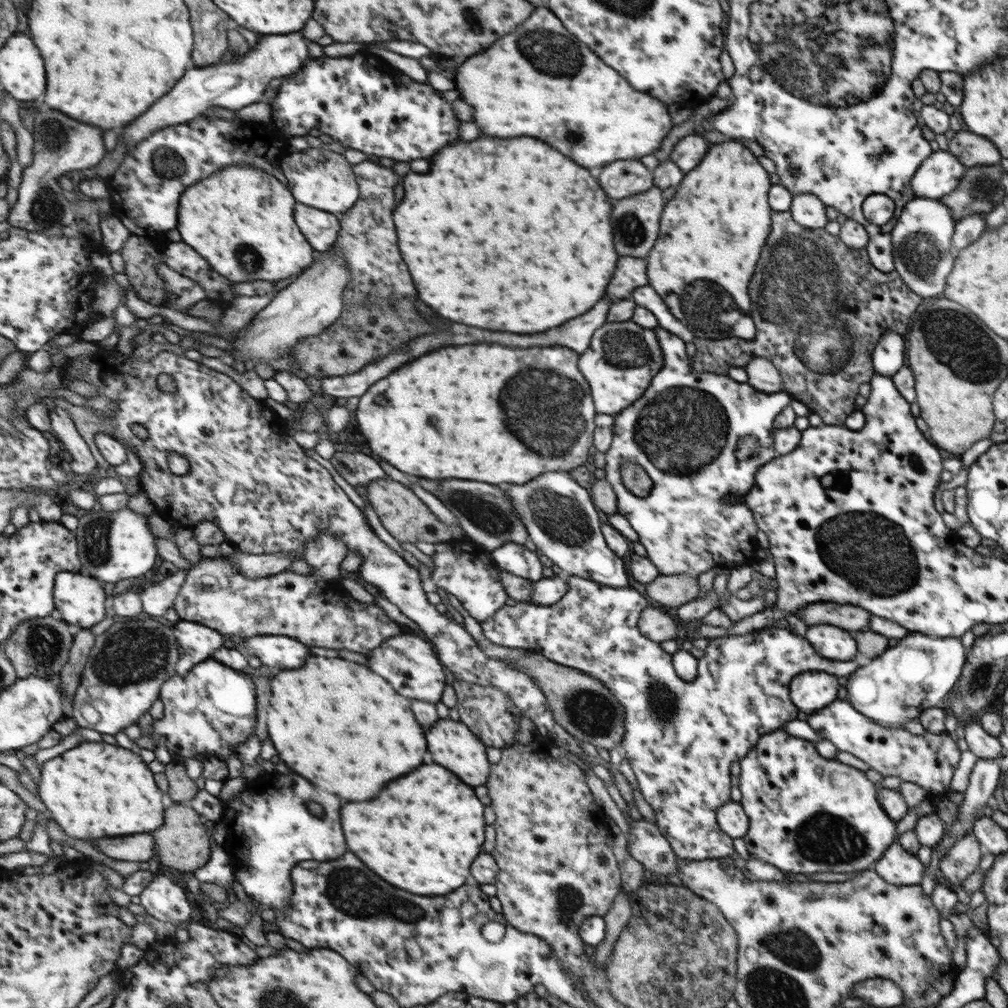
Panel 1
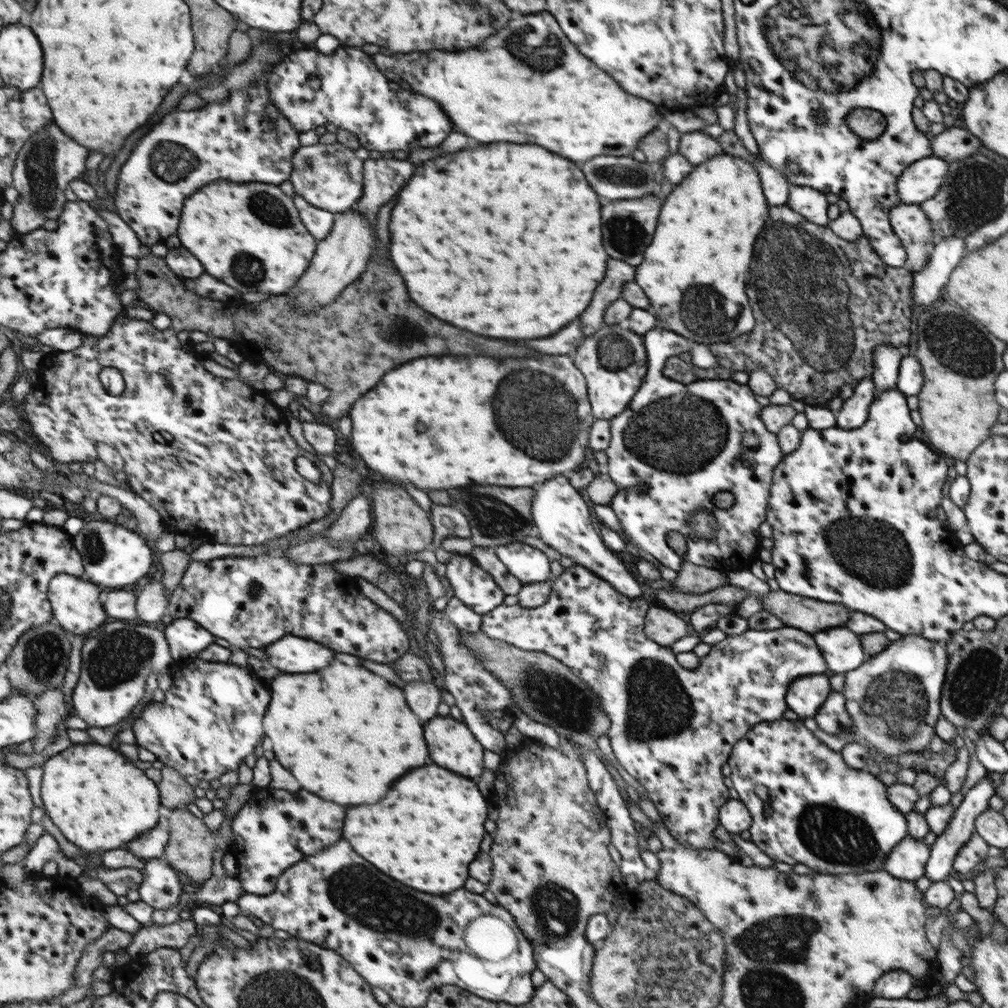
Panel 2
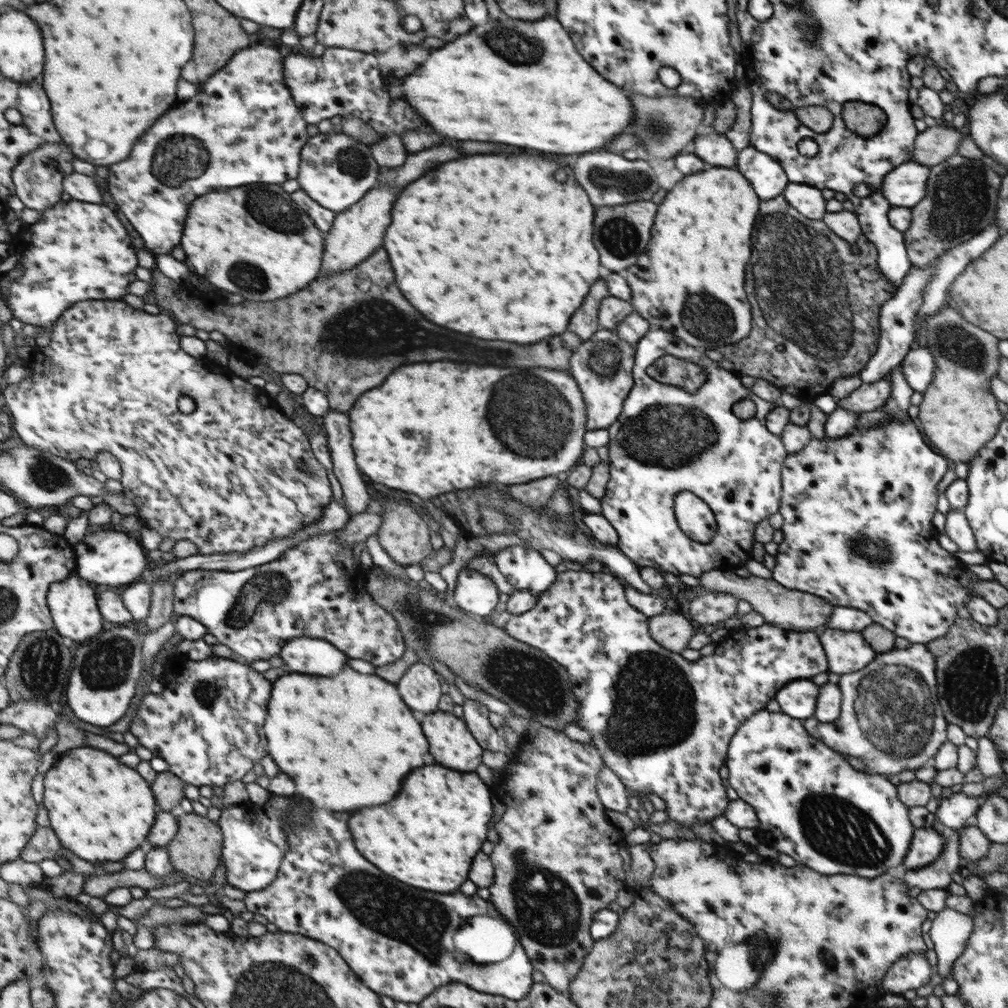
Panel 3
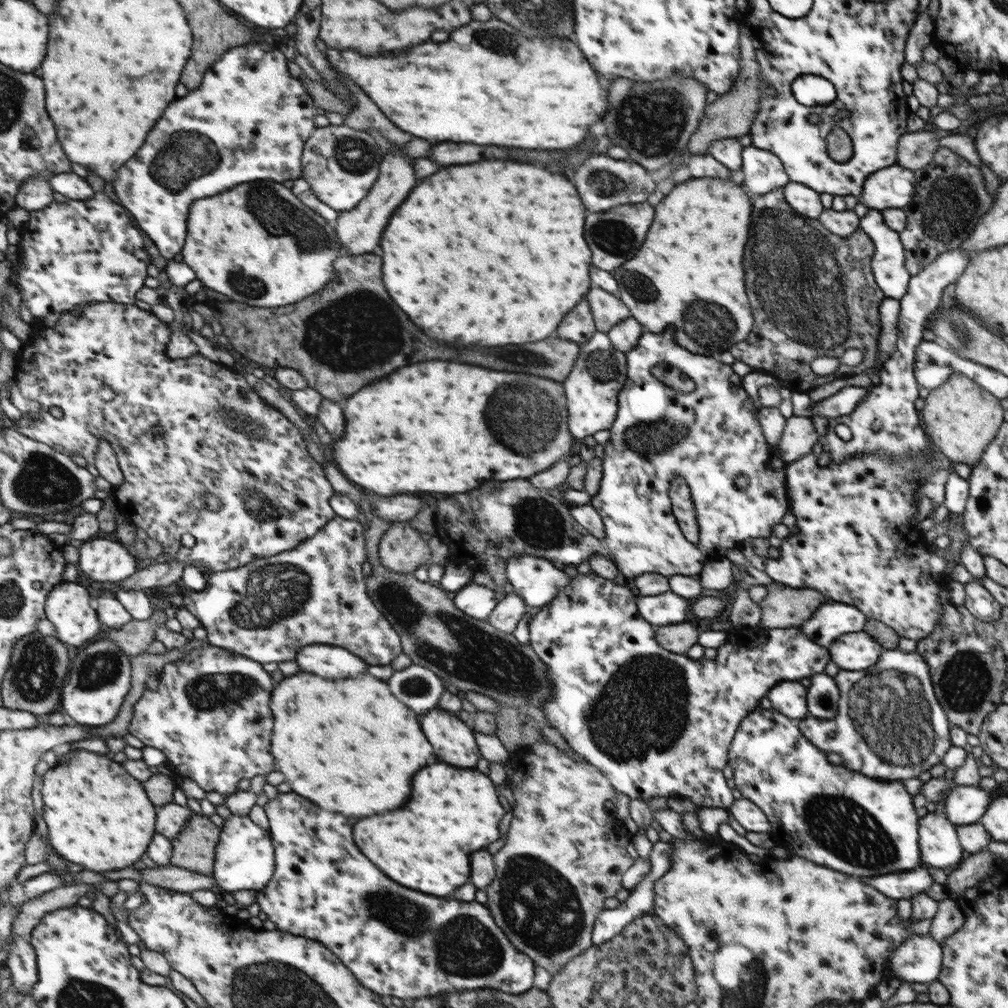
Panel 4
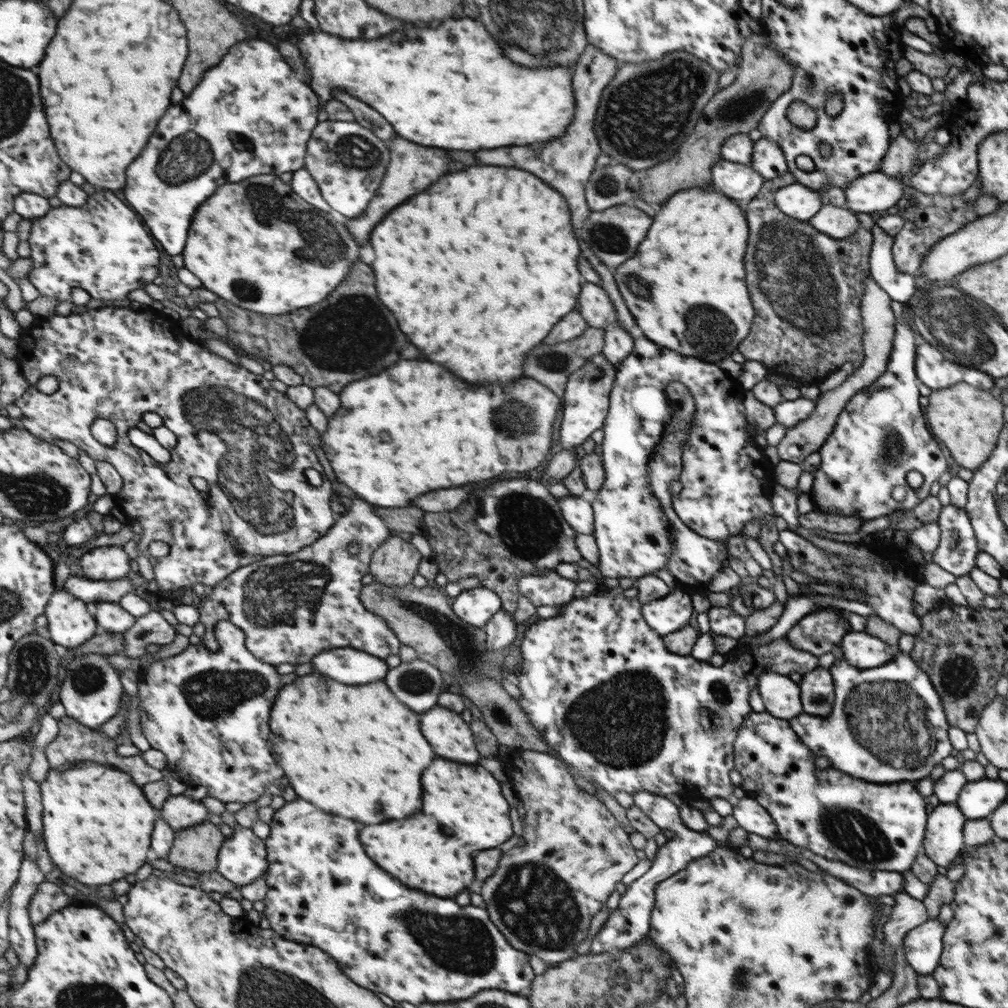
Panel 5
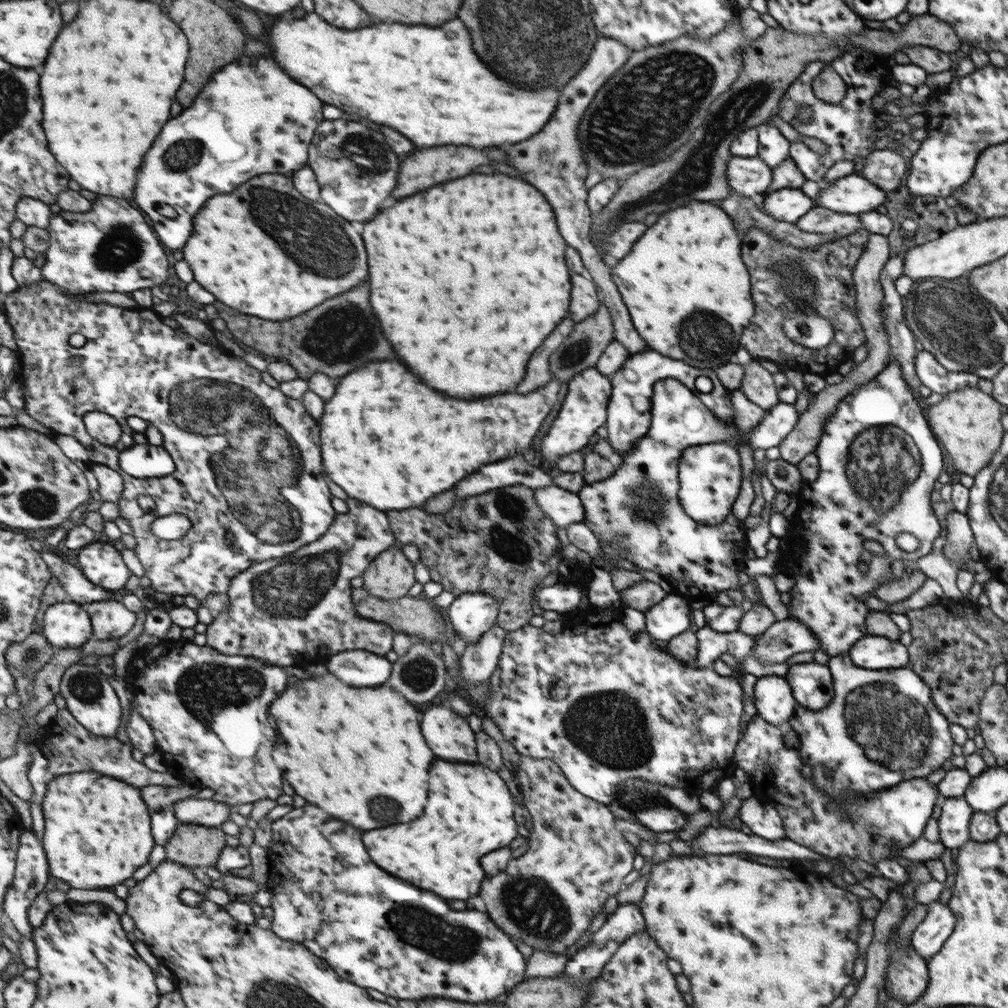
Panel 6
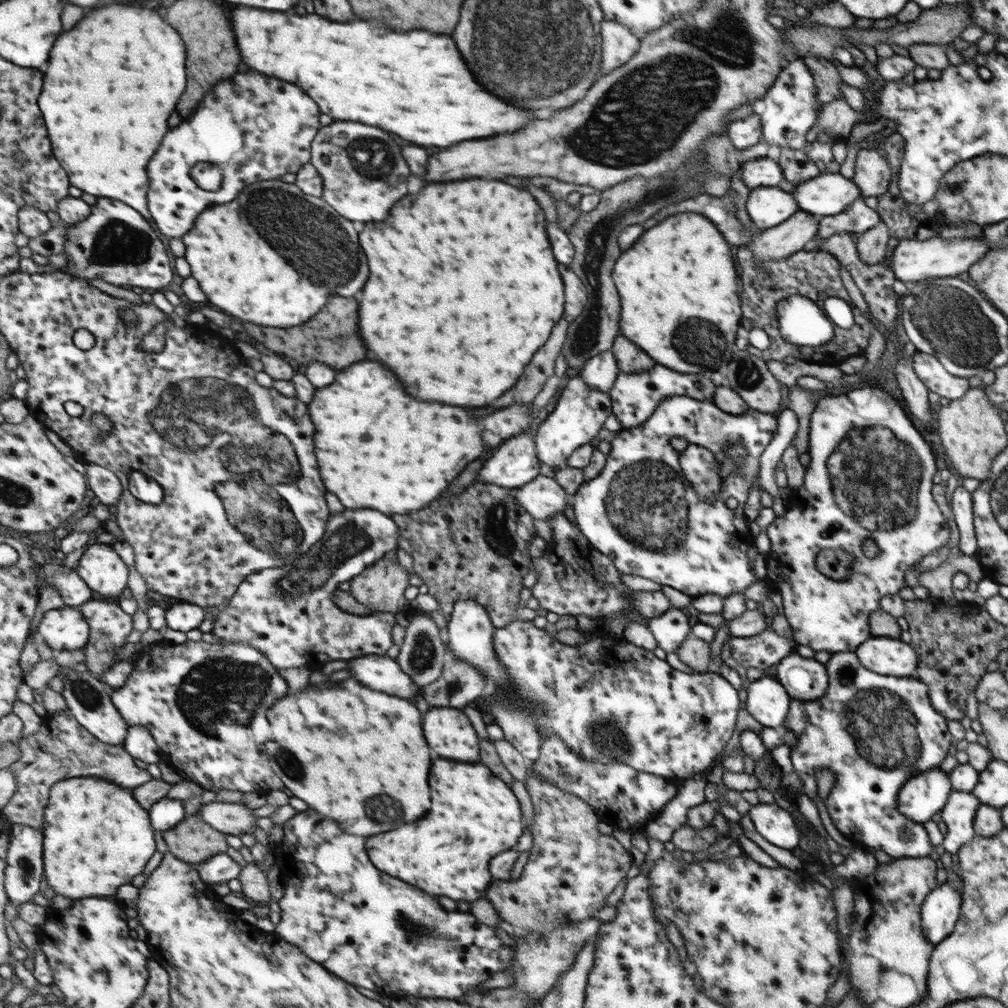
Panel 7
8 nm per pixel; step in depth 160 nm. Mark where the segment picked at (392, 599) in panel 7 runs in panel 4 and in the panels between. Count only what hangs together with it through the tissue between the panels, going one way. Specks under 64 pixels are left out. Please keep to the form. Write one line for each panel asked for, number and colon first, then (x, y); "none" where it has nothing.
4: (402, 549)
5: (396, 562)
6: (391, 575)

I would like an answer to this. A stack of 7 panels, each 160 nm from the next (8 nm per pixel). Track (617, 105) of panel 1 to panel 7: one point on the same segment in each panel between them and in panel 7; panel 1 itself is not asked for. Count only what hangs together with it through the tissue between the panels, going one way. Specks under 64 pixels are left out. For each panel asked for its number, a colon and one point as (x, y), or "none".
2: (558, 99)
3: (524, 83)
4: (488, 84)
5: (450, 87)
6: (427, 83)
7: (415, 84)

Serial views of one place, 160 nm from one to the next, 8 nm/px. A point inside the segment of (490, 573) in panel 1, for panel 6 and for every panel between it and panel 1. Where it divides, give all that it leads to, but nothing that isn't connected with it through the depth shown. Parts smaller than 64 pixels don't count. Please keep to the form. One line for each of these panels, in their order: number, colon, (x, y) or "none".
2: (475, 588)
3: (474, 593)
4: (474, 601)
5: (475, 606)
6: (471, 614)

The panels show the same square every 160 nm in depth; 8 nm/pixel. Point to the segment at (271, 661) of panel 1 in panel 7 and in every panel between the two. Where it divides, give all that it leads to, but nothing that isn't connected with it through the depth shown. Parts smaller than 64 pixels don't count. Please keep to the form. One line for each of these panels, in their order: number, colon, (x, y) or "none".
2: (292, 654)
3: (309, 655)
4: (333, 662)
5: (350, 666)
6: (358, 668)
7: (381, 672)

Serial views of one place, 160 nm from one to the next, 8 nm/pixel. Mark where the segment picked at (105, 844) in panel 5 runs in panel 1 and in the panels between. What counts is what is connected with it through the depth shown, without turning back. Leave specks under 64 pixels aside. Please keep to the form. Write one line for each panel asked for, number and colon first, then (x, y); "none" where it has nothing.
1: (95, 790)
2: (101, 801)
3: (102, 810)
4: (98, 814)

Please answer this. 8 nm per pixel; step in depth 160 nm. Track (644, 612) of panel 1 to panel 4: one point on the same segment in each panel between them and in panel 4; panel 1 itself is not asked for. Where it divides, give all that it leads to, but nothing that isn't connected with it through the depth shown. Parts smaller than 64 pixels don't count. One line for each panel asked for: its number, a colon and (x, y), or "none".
2: (662, 626)
3: (670, 630)
4: (678, 637)

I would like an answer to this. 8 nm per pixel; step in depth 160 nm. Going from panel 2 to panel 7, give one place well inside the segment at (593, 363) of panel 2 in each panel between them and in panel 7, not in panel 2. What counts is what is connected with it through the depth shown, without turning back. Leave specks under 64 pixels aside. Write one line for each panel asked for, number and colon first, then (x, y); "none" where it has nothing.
3: (601, 366)
4: (591, 388)
5: (585, 394)
6: (583, 410)
7: (579, 411)

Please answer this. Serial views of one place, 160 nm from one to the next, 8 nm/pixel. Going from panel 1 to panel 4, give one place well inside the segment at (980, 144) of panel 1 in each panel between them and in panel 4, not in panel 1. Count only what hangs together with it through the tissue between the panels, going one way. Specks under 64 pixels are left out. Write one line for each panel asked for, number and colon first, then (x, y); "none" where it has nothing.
2: (953, 143)
3: (932, 146)
4: (915, 150)

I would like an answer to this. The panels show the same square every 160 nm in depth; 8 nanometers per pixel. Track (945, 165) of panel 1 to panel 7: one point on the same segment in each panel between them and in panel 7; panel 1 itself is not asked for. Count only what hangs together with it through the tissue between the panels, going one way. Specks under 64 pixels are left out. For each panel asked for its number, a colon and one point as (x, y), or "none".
2: (918, 183)
3: (905, 186)
4: (893, 187)
5: (875, 192)
6: (853, 194)
7: (826, 194)

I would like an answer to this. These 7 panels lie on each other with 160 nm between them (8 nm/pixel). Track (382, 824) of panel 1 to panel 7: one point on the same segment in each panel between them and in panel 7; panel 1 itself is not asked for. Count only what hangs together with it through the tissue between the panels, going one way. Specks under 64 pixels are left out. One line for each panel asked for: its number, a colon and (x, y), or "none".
2: (414, 835)
3: (427, 837)
4: (453, 811)
5: (463, 812)
6: (470, 813)
7: (474, 816)

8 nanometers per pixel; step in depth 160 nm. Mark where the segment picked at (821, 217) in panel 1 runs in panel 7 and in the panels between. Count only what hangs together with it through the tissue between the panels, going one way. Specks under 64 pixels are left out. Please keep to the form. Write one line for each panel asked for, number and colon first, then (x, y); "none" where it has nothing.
2: (811, 204)
3: (808, 201)
4: (805, 202)
5: (797, 201)
6: (787, 204)
7: (766, 207)

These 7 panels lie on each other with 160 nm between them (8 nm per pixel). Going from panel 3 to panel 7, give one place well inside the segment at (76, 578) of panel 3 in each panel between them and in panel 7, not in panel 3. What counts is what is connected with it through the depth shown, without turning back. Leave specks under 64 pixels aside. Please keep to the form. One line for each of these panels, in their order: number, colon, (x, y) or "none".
4: (76, 622)
5: (70, 624)
6: (67, 624)
7: (63, 629)

